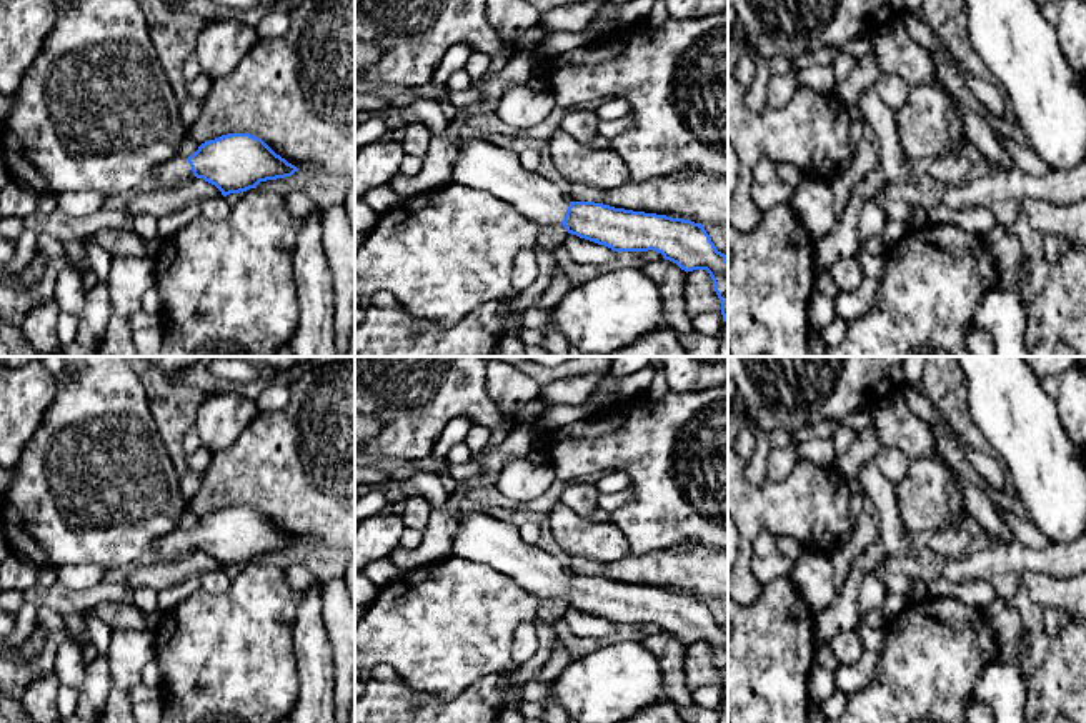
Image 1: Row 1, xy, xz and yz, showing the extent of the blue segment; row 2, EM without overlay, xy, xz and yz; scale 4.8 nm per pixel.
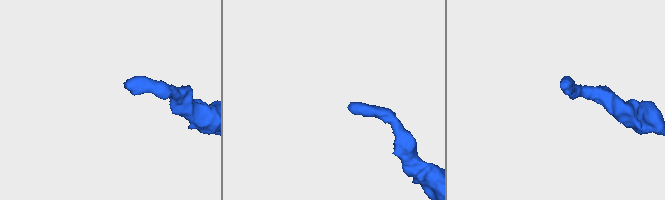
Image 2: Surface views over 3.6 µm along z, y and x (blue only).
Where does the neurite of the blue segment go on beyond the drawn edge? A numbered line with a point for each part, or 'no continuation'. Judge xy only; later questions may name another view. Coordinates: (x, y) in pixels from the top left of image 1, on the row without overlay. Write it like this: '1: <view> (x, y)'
1: xy (177, 543)

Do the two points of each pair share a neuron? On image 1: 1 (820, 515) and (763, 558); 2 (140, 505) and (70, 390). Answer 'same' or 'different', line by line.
1: different
2: same

